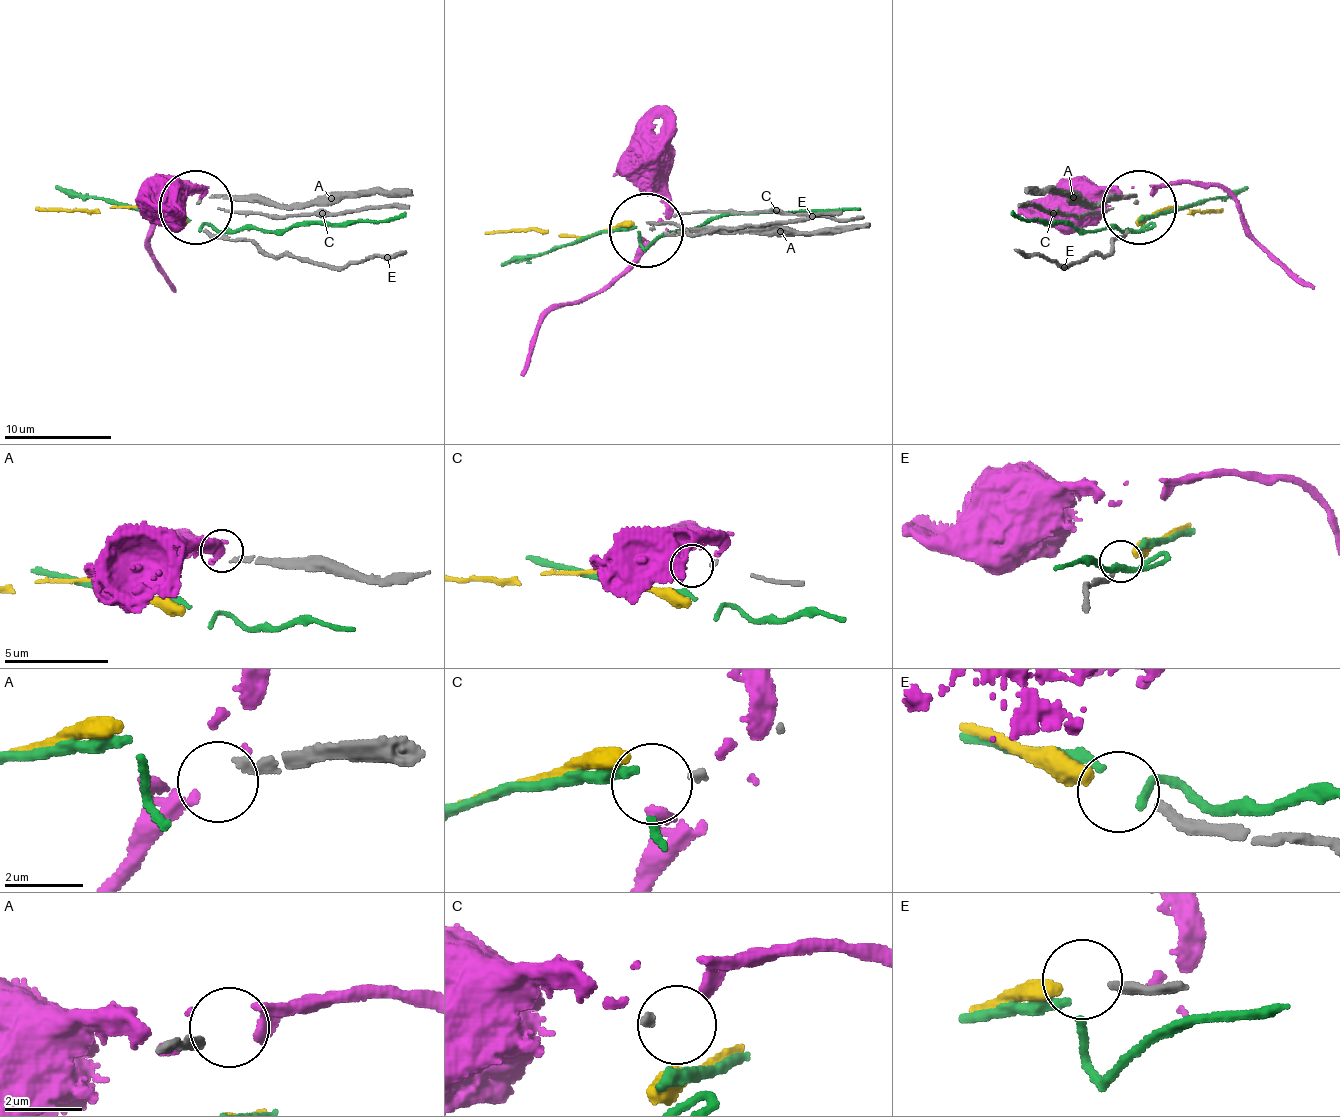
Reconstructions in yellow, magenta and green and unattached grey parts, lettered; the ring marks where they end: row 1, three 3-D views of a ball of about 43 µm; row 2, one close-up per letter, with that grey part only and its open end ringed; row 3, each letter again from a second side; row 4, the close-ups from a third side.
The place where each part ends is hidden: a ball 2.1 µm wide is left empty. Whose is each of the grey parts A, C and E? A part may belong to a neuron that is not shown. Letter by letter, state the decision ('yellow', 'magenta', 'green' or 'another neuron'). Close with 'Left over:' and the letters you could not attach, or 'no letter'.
A: another neuron
C: another neuron
E: another neuron
Left over: A, C, E

